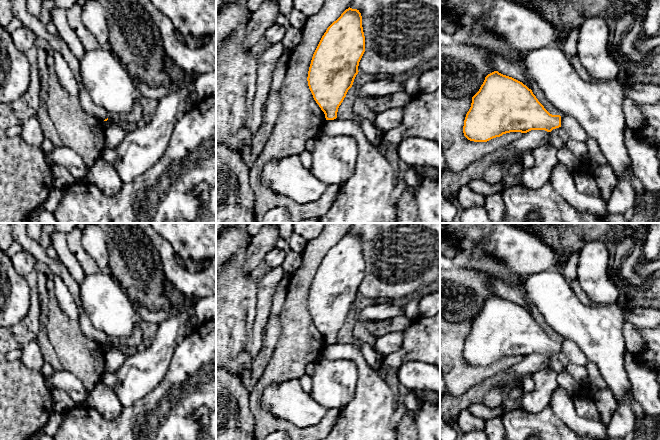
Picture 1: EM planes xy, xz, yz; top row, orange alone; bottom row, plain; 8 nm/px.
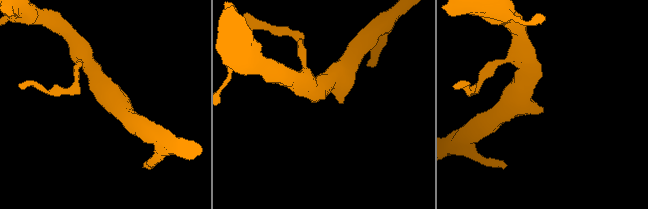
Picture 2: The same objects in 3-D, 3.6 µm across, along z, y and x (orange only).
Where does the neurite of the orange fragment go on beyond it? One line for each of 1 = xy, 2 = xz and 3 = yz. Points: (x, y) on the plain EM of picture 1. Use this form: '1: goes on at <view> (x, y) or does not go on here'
1: does not go on here
2: does not go on here
3: does not go on here

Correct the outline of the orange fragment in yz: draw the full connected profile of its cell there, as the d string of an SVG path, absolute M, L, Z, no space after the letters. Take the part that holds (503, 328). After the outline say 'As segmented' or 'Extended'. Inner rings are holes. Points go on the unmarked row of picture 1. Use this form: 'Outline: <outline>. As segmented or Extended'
Outline: M494 295L472 321L463 350L464 360L487 366L510 356L551 356L561 351L561 340L550 338L522 306Z. As segmented

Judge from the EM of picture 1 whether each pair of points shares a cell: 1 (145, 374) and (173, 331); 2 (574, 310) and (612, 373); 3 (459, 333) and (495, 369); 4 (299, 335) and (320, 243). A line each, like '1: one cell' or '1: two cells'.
1: one cell
2: one cell
3: one cell
4: one cell

